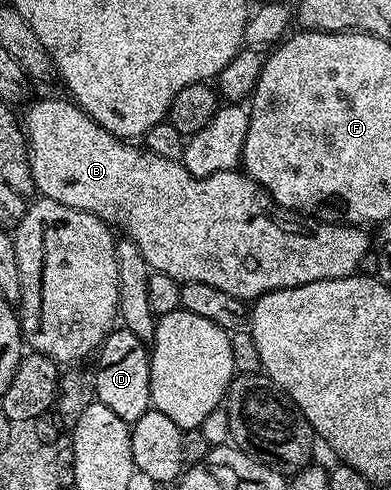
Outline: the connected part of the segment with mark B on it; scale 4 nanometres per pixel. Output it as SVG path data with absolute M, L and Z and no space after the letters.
M34 100L28 106L29 114L23 117L36 192L42 198L58 201L72 209L85 209L110 226L121 228L125 232L122 234L141 252L152 272L167 275L178 283L207 283L210 287L219 287L219 291L227 291L227 295L256 299L280 289L352 277L358 272L359 259L371 249L365 234L368 232L362 226L318 221L316 217L295 209L272 205L261 184L252 181L244 171L232 169L206 177L193 177L181 161L163 159L140 144L107 132L72 100L64 100Z

